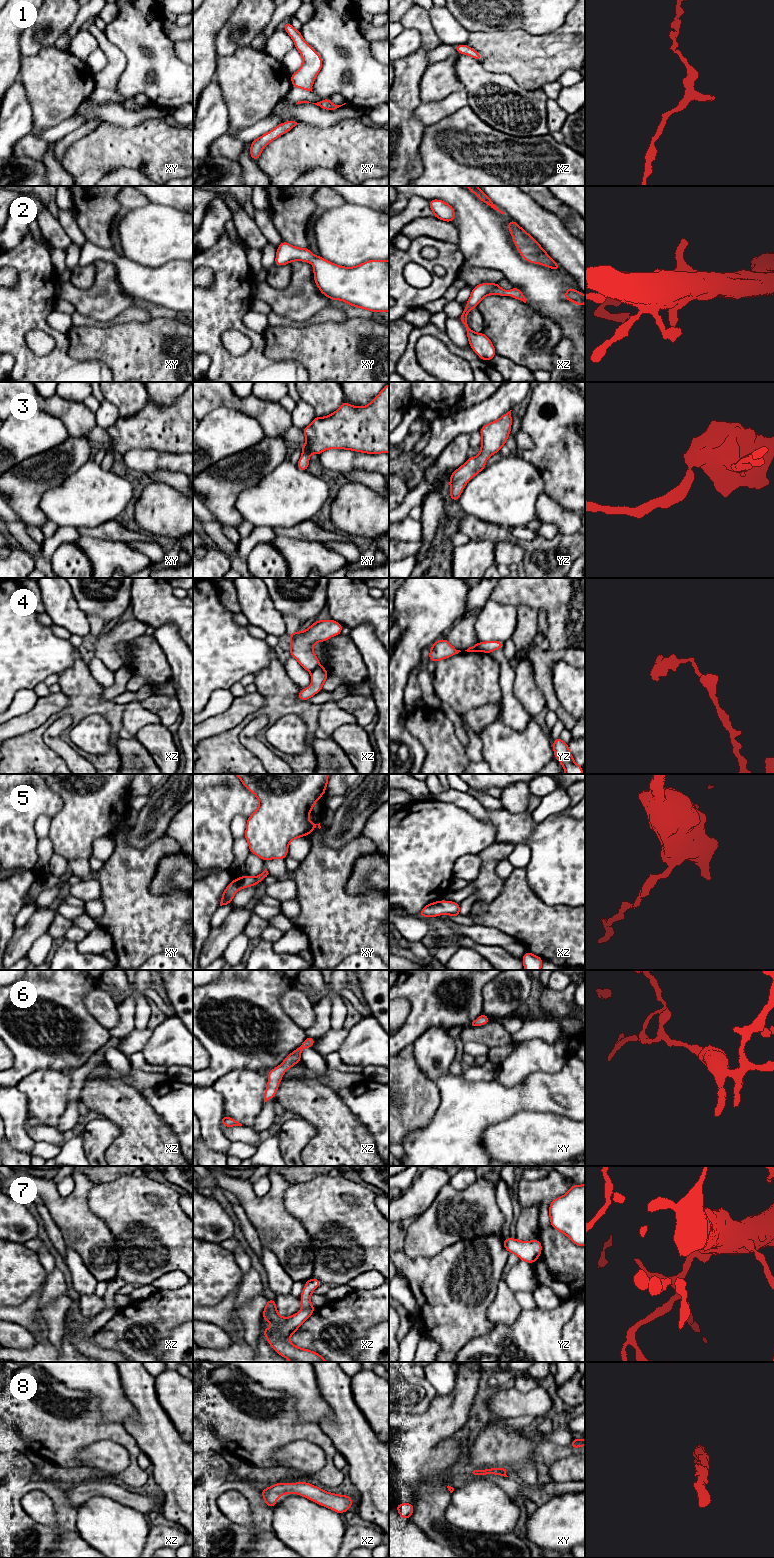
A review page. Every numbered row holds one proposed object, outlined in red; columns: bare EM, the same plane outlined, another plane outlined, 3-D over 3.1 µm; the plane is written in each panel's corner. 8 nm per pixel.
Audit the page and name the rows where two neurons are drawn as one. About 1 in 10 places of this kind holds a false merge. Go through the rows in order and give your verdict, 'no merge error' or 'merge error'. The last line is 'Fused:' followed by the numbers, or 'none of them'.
1: no merge error
2: no merge error
3: no merge error
4: merge error
5: no merge error
6: no merge error
7: no merge error
8: no merge error
Fused: 4

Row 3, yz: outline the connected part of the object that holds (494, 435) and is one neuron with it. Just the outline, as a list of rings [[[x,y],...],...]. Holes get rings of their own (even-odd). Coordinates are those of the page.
[[[511,411],[502,415],[497,421],[481,427],[479,430],[482,437],[480,454],[476,457],[469,457],[451,474],[449,480],[451,501],[459,500],[465,485],[486,467],[486,460],[505,445],[511,432]]]

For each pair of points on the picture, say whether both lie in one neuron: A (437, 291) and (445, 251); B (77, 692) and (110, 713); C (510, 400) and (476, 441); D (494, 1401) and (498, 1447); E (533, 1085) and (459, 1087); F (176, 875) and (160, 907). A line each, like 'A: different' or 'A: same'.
A: same
B: same
C: different
D: different
E: same
F: different

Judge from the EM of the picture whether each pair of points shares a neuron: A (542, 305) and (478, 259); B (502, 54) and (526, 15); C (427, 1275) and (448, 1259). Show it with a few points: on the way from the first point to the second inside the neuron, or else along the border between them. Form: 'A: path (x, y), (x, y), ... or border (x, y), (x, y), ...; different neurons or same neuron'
A: path (531, 287), (503, 259), (496, 259); same neuron
B: border (494, 30), (526, 30), (532, 34), (540, 35); different neurons
C: path (432, 1275), (443, 1264); same neuron

